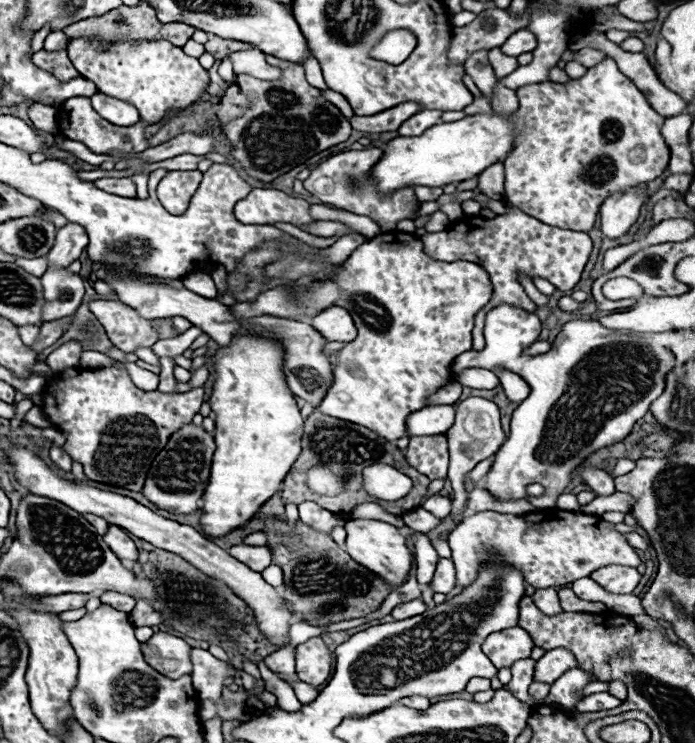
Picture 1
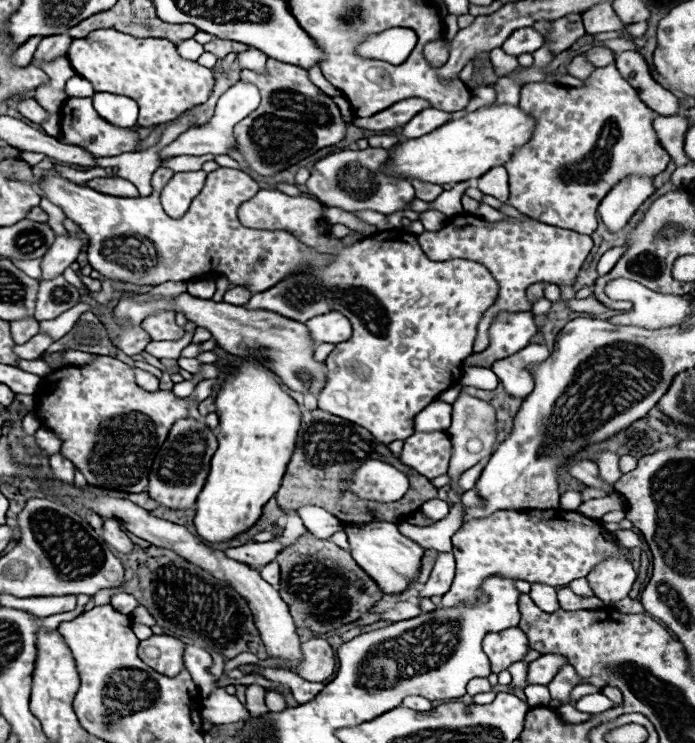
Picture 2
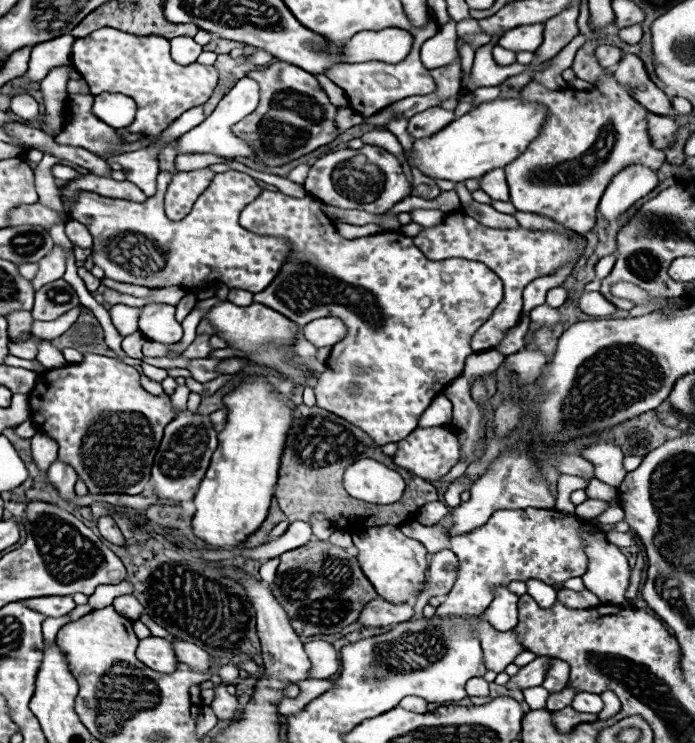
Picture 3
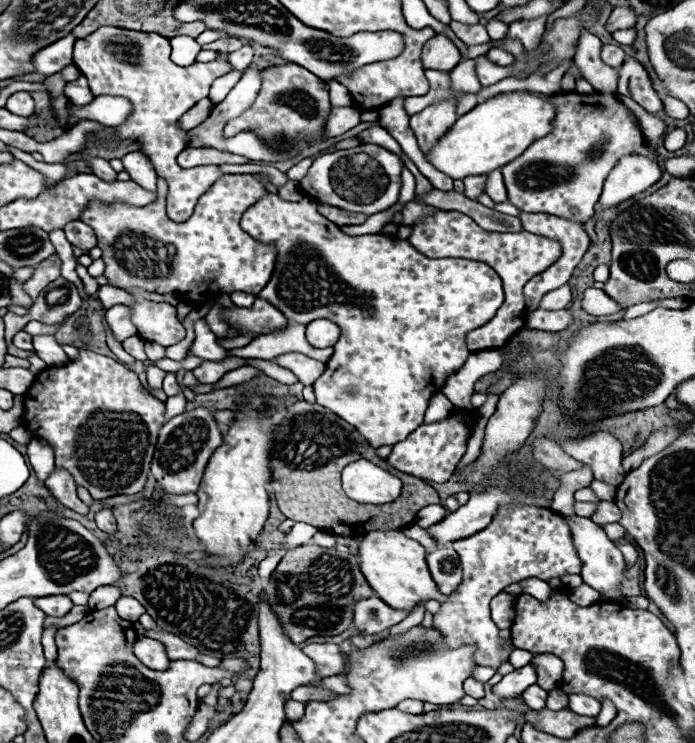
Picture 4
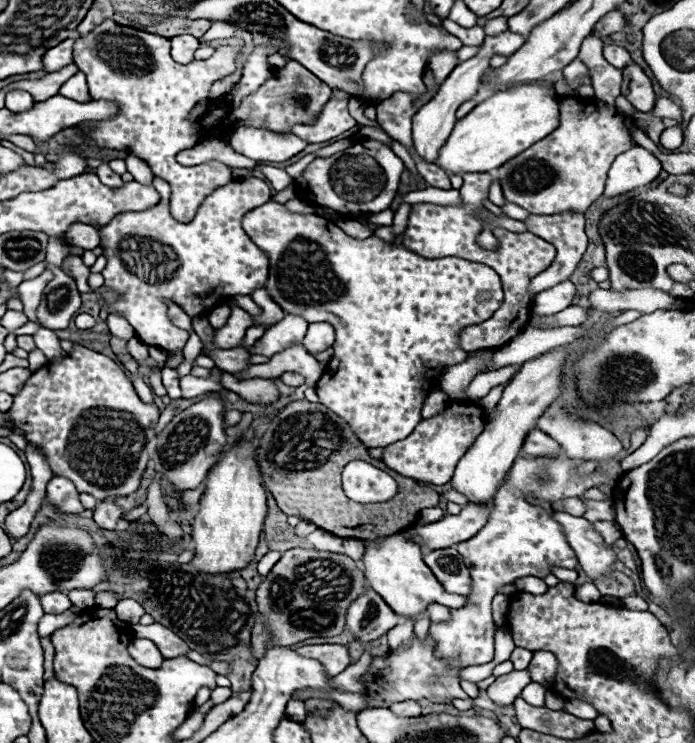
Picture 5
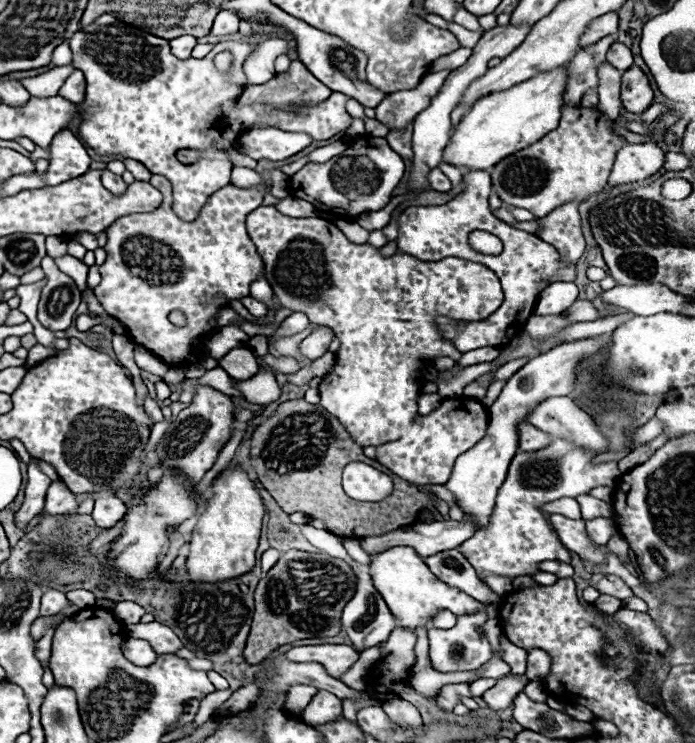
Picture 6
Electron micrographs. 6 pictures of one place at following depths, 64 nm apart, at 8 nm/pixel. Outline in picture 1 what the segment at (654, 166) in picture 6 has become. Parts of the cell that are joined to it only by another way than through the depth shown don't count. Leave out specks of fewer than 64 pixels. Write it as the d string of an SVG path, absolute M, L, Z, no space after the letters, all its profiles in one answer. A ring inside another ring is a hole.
M644 184L630 186L626 190L608 196L600 206L600 216L602 216L600 228L604 236L608 238L624 236L630 230L630 226L638 220L640 208L648 196L650 194Z

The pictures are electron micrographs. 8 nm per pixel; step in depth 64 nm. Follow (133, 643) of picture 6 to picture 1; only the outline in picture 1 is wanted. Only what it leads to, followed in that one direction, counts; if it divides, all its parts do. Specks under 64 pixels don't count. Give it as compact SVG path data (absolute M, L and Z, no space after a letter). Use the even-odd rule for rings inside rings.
M158 632L142 644L142 654L154 670L168 678L180 678L192 672L190 646L178 636Z

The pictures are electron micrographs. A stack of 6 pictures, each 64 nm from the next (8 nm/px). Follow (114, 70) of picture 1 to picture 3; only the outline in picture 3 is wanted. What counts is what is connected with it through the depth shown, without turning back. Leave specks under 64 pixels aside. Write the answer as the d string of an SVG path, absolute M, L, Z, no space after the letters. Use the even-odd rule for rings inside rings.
M100 28L86 38L78 38L72 46L72 64L74 68L82 74L82 78L88 82L92 94L102 94L102 92L112 92L112 94L126 94L130 96L136 106L136 120L126 128L130 134L144 134L150 138L150 146L154 146L162 132L186 110L204 104L218 82L218 70L214 66L202 66L198 62L180 66L170 58L170 42L162 36L136 36L128 32L120 32L116 28Z

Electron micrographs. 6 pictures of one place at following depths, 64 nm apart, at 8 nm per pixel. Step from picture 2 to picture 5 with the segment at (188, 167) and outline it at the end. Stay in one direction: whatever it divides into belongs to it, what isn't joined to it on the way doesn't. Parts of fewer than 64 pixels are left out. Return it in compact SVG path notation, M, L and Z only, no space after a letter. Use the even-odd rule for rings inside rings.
M208 140L194 148L182 150L182 152L178 152L176 160L184 166L196 166L196 164L202 164L208 160L224 162L230 168L254 168L258 164L256 160L250 160L250 158L234 152L228 142L220 142L220 140Z

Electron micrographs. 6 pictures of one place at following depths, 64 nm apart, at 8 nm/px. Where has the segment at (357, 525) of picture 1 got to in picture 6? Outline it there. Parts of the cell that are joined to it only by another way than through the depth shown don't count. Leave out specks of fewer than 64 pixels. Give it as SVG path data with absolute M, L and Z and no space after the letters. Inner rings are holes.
M394 546L378 556L372 556L372 564L370 564L370 574L374 580L376 590L384 596L390 612L394 614L394 618L398 620L400 628L406 630L416 630L418 626L426 626L434 614L438 610L450 610L454 614L474 614L480 610L486 610L488 620L496 618L496 610L494 606L486 606L472 600L468 594L446 586L444 582L440 582L424 564L424 560L414 554L412 548L408 546Z

